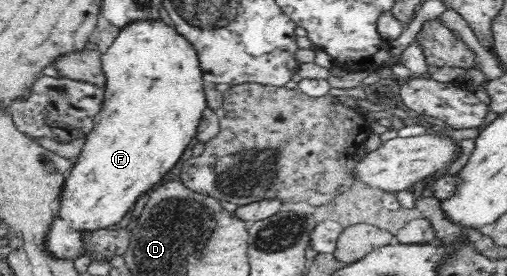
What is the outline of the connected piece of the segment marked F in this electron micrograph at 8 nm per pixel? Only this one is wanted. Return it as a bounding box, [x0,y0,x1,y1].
[46,20,207,260]

